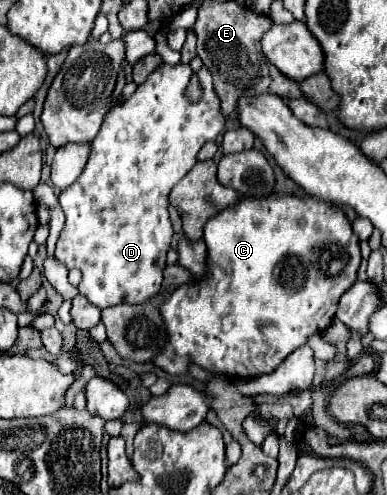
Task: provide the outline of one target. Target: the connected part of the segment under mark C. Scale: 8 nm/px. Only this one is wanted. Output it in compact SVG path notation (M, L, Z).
M271 194L267 198L241 198L239 204L233 204L231 208L225 208L219 212L219 216L213 216L205 228L203 228L203 242L207 244L207 272L203 278L195 278L191 284L181 284L179 288L173 290L173 294L161 304L159 314L163 316L165 322L165 348L155 356L153 364L171 376L183 376L189 374L189 366L199 366L203 370L215 372L215 374L225 374L231 380L249 380L261 374L271 374L283 360L289 356L295 348L307 344L309 336L313 334L323 334L327 326L331 324L339 298L343 292L347 292L355 280L357 280L357 270L361 264L361 254L359 254L359 238L353 234L351 222L333 204L327 204L323 200L305 196L301 198L299 194Z

